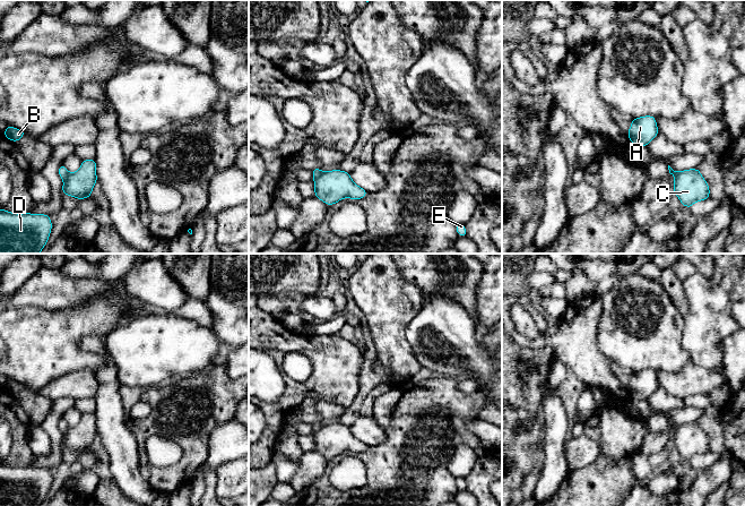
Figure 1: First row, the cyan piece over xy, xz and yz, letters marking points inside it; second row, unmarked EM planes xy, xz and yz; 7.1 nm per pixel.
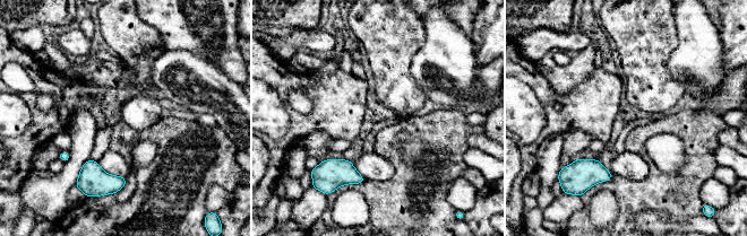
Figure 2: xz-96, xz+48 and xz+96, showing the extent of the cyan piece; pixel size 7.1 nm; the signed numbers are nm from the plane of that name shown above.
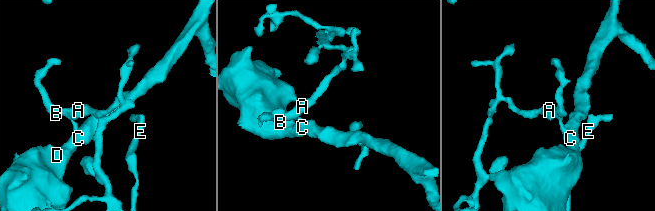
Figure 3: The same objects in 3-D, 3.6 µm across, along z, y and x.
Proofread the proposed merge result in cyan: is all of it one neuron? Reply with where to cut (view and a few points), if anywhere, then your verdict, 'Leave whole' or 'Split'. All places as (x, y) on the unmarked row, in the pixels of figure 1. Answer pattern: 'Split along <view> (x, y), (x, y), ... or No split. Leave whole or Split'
Split along xz (322, 426), (314, 434). Split

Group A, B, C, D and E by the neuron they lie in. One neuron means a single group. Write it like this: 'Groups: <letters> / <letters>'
Groups: A B E / C D

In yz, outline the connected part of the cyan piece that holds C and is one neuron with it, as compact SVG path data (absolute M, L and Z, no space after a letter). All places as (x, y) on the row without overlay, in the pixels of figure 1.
M699 422L679 424L675 429L673 446L687 462L691 462L695 455L710 451L709 439Z

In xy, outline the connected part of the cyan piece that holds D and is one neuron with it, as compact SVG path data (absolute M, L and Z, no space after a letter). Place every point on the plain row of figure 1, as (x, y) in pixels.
M0 463L0 506L40 506L52 483L50 469Z

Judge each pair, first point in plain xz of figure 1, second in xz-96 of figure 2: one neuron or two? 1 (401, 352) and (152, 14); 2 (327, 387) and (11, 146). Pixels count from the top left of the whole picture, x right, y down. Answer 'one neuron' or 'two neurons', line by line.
1: two neurons
2: one neuron

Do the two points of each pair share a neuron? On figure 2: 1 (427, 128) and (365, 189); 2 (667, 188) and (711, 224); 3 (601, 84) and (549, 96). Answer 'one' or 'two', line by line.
1: one
2: two
3: one

